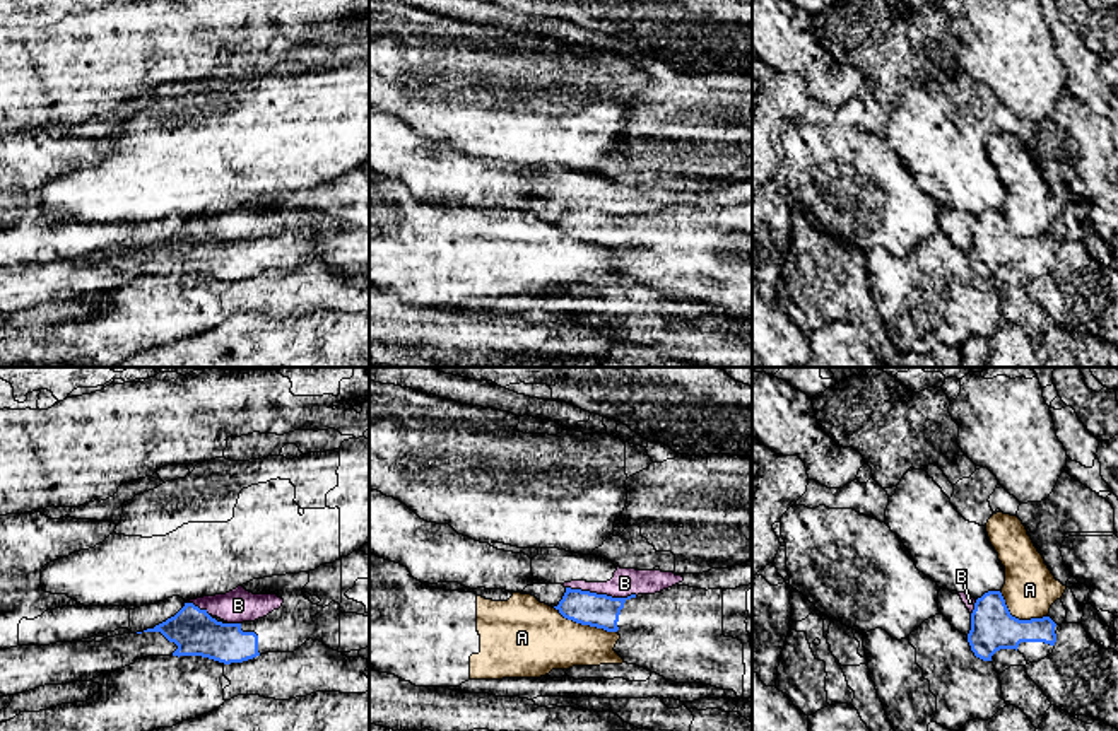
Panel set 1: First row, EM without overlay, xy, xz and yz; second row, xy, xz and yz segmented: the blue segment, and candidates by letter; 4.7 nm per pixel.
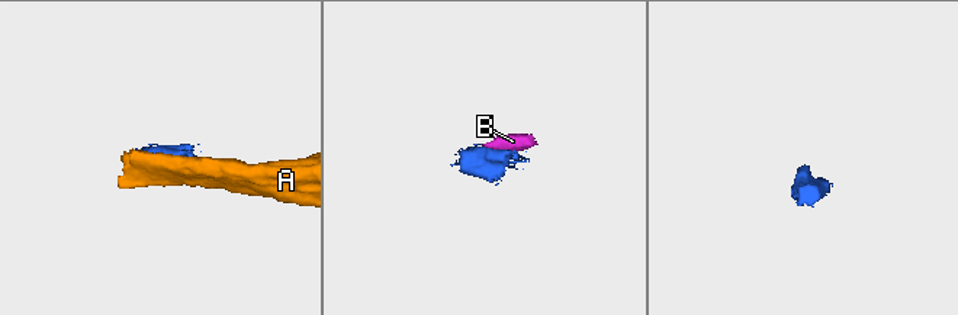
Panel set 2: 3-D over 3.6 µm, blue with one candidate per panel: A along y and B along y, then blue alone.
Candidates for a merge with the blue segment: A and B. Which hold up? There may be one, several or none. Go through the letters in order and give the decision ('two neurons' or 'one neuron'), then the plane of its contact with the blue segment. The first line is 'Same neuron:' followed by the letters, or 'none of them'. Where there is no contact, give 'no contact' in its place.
Same neuron: none of them
A: two neurons; contact in xz
B: two neurons; contact in xz

